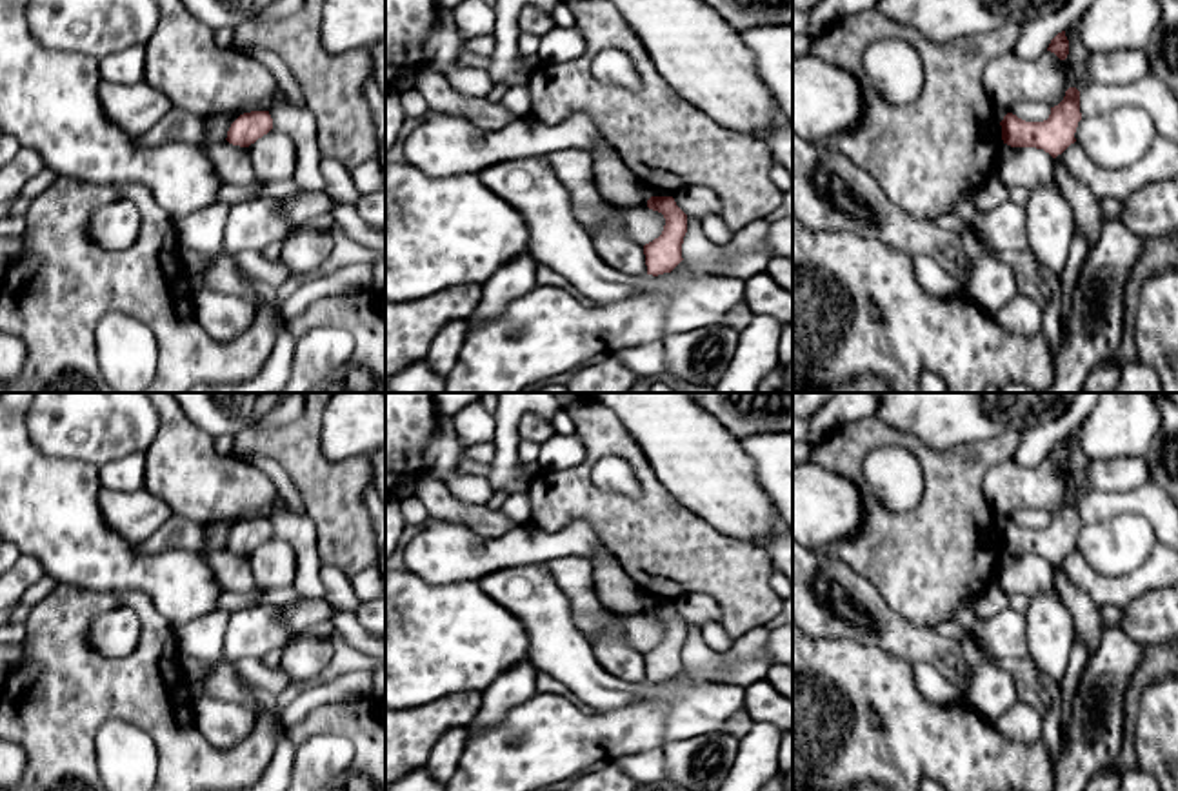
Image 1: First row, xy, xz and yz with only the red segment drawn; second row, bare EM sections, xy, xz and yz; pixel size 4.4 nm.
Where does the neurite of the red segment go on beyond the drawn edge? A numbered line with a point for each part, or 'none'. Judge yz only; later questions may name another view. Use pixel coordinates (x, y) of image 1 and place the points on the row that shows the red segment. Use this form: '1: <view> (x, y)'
none

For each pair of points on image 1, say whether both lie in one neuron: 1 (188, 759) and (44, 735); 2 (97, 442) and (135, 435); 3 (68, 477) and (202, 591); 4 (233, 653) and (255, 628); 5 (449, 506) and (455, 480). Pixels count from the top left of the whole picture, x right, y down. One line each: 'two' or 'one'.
1: one
2: one
3: one
4: one
5: two

